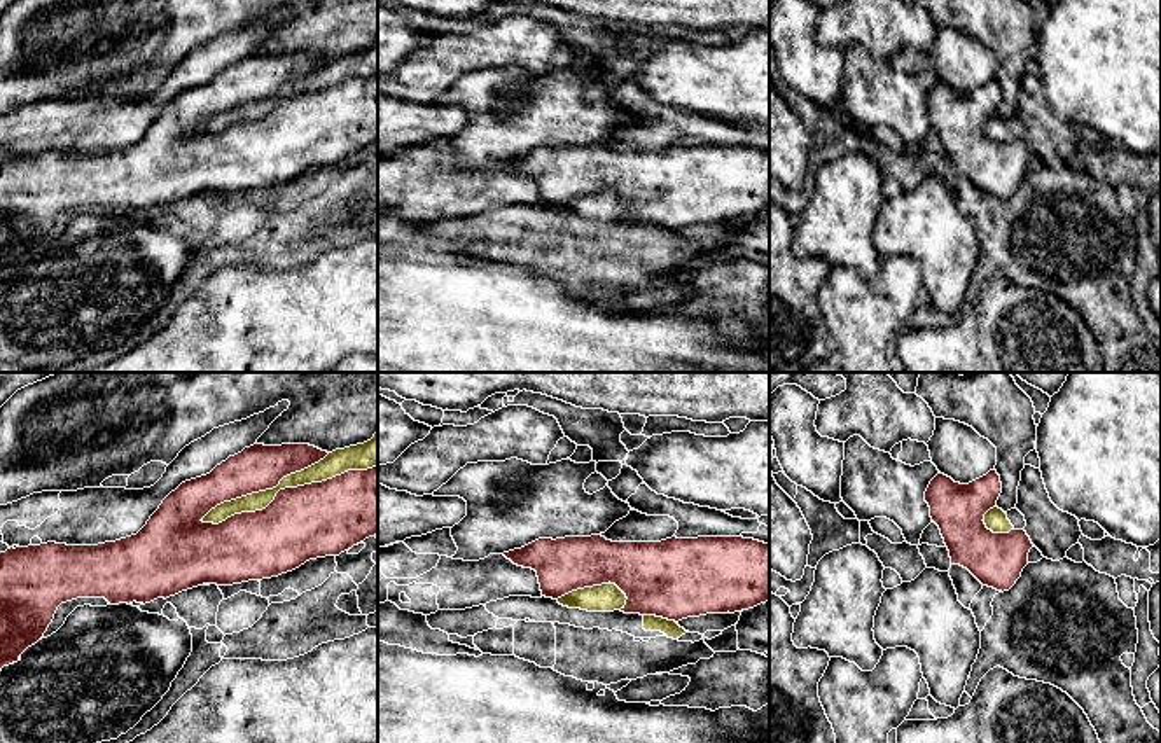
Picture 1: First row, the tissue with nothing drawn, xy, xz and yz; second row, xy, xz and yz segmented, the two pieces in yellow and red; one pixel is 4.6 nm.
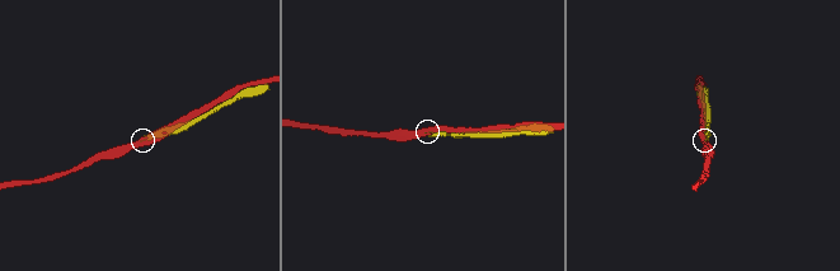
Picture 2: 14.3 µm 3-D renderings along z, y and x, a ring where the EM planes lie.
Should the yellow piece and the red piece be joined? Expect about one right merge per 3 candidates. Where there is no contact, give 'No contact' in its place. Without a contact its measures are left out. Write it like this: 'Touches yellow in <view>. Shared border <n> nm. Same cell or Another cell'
Touches yellow in xy. Shared border 850 nm. Another cell

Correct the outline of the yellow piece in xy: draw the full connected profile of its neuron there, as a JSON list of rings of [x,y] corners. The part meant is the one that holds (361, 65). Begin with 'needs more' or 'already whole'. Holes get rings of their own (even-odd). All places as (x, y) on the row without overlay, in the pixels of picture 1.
already whole; [[[378,40],[364,52],[336,58],[318,72],[290,82],[273,98],[252,101],[231,110],[224,110],[212,117],[201,129],[219,133],[227,126],[241,121],[255,121],[266,117],[280,98],[297,96],[311,91],[322,91],[341,84],[348,79],[367,79],[378,73]]]

